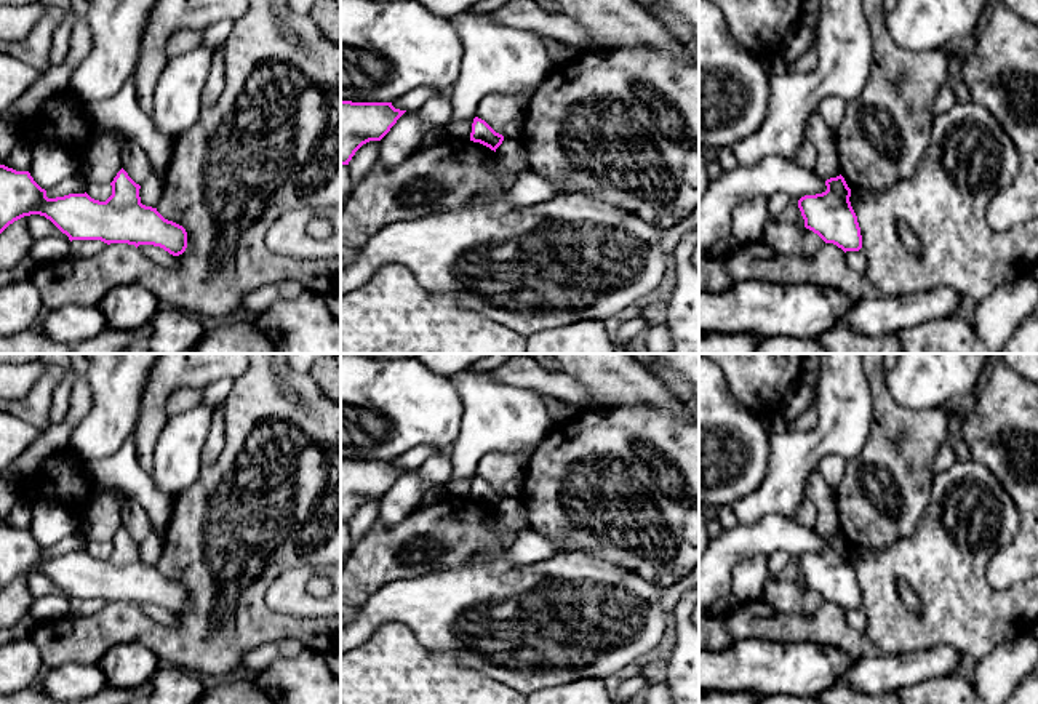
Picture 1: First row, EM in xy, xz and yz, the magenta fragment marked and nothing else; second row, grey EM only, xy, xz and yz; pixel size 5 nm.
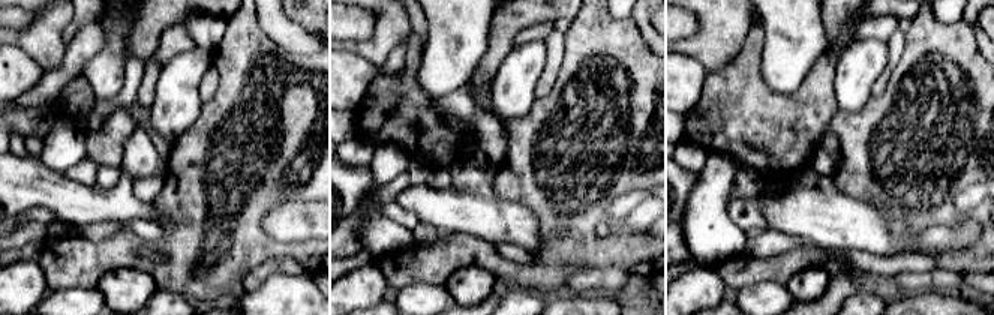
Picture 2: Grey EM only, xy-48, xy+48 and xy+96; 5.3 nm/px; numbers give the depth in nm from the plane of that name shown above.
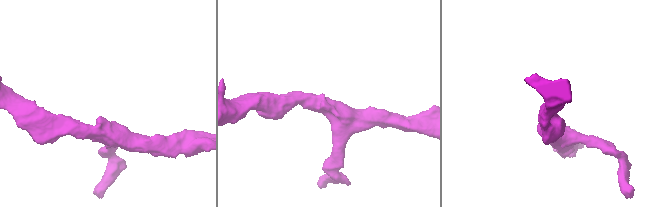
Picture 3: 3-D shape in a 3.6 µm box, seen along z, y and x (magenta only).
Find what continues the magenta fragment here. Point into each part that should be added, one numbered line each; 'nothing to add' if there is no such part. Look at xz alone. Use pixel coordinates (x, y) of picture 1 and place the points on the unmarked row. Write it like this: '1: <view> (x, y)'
nothing to add

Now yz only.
nothing to add

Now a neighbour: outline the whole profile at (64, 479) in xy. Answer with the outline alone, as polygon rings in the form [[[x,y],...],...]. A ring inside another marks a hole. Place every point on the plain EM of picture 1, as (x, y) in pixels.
[[[72,448],[61,456],[46,458],[32,477],[18,483],[22,502],[32,506],[40,499],[53,499],[78,515],[96,493],[85,461]]]

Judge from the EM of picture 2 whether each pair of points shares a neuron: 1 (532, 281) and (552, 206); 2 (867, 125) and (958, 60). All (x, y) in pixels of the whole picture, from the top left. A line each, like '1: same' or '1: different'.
1: same
2: same

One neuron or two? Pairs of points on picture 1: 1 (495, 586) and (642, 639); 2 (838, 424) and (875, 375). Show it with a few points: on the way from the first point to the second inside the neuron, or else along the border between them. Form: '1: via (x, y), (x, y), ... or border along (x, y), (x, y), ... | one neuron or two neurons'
1: via (539, 576), (581, 583), (582, 599), (618, 623) | one neuron
2: border along (862, 370), (872, 397), (870, 423) | two neurons

